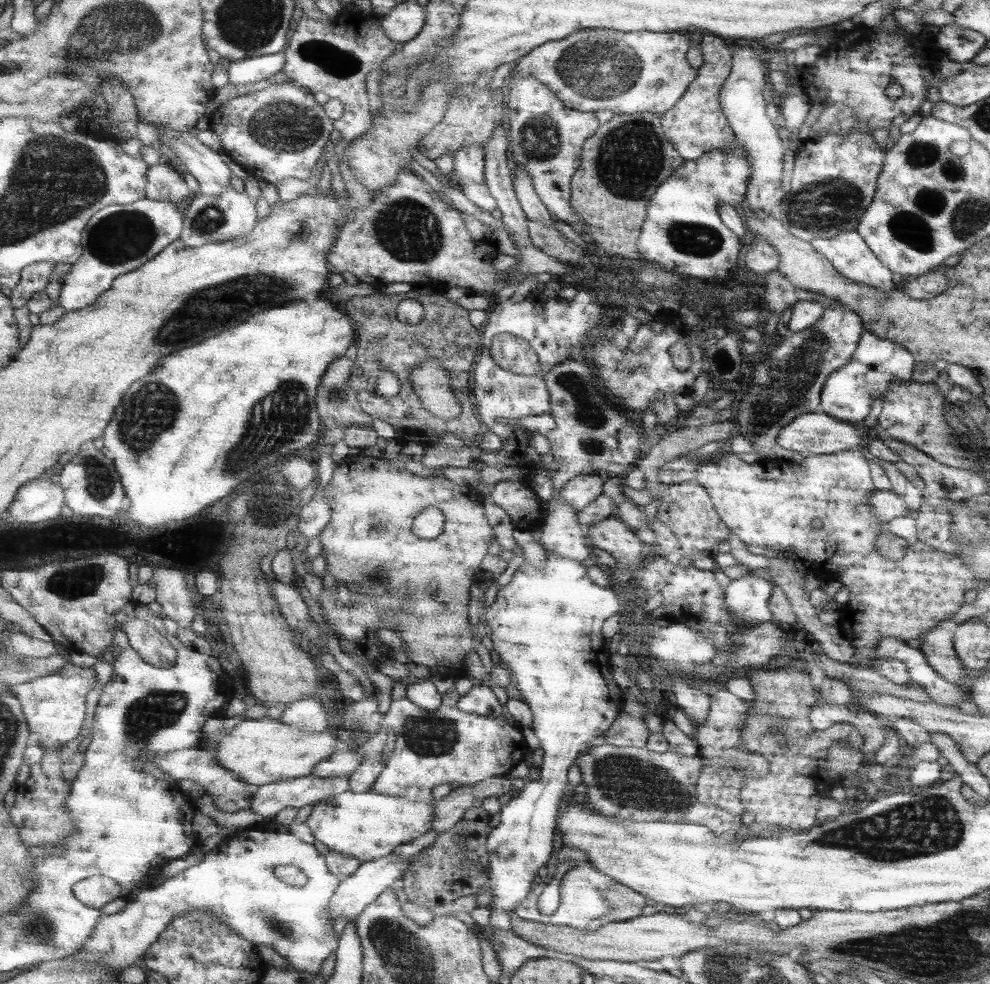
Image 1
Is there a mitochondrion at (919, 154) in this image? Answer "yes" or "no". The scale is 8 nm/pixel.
yes

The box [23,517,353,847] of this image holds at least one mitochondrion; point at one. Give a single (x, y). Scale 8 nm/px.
(145, 717)

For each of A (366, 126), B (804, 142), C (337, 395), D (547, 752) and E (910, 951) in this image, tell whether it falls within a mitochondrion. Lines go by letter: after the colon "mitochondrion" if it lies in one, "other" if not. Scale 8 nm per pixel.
A: other
B: other
C: mitochondrion
D: other
E: mitochondrion

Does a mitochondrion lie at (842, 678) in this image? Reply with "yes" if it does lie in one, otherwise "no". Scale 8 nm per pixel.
no

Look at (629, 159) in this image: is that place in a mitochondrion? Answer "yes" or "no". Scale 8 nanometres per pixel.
yes

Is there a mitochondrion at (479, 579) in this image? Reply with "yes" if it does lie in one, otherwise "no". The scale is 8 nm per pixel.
no

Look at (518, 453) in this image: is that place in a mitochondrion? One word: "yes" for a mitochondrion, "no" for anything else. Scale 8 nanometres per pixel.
no

